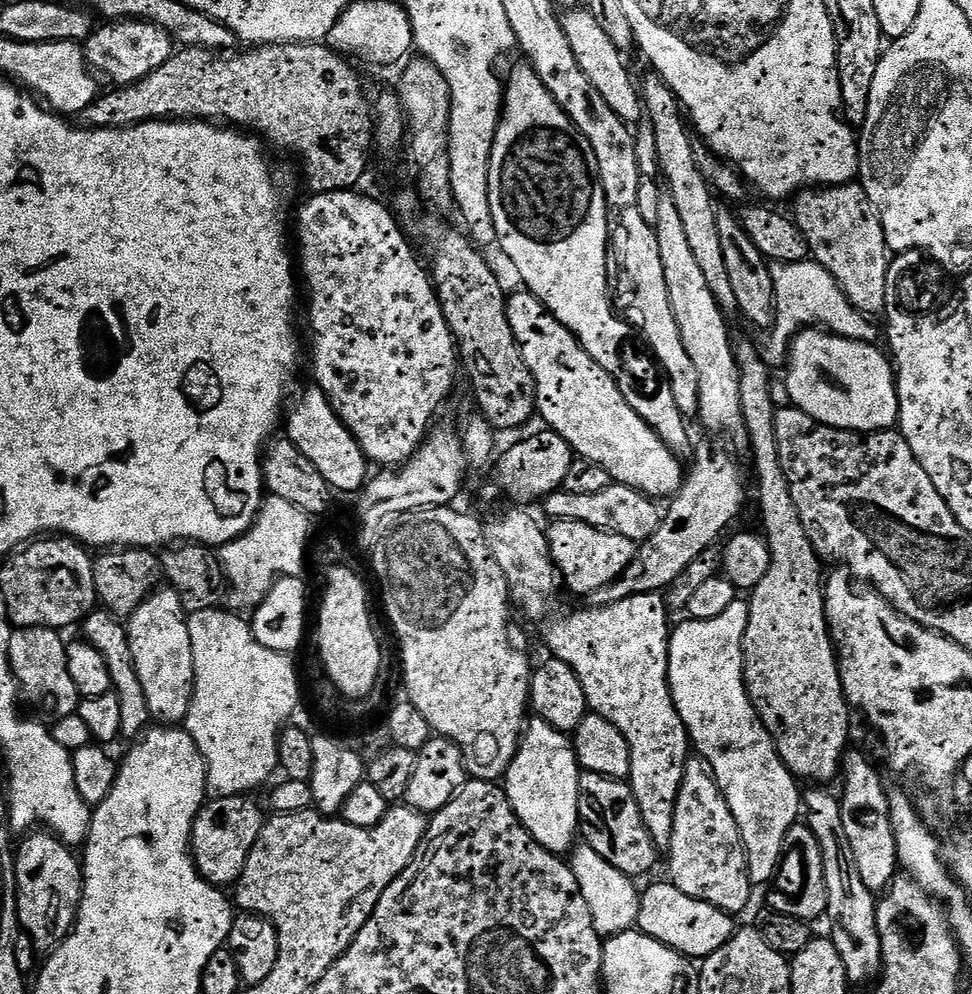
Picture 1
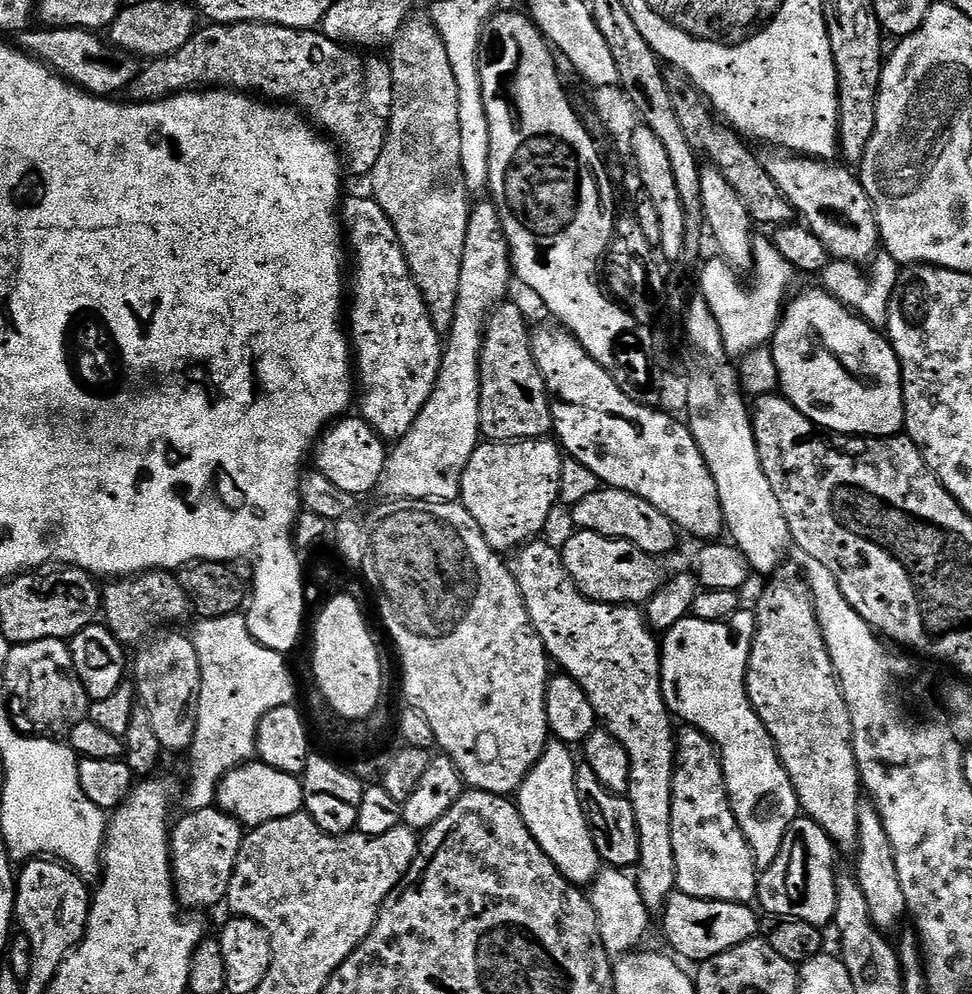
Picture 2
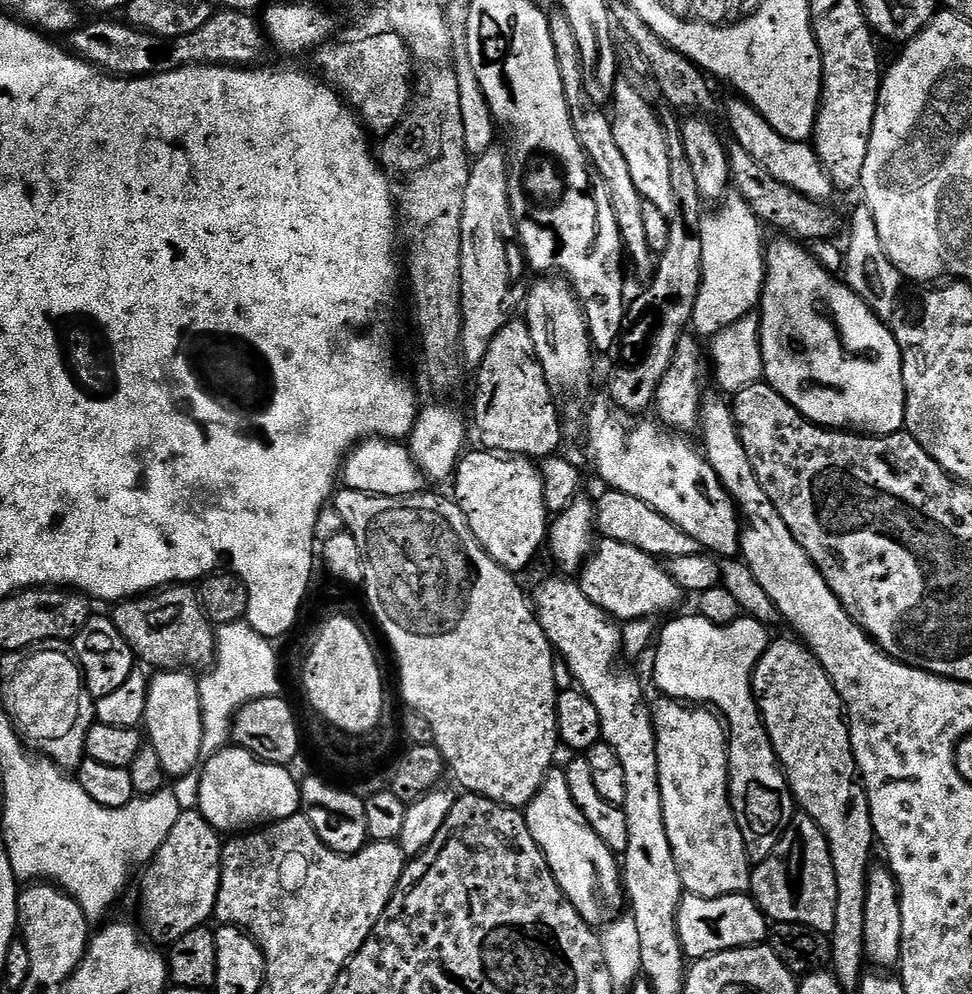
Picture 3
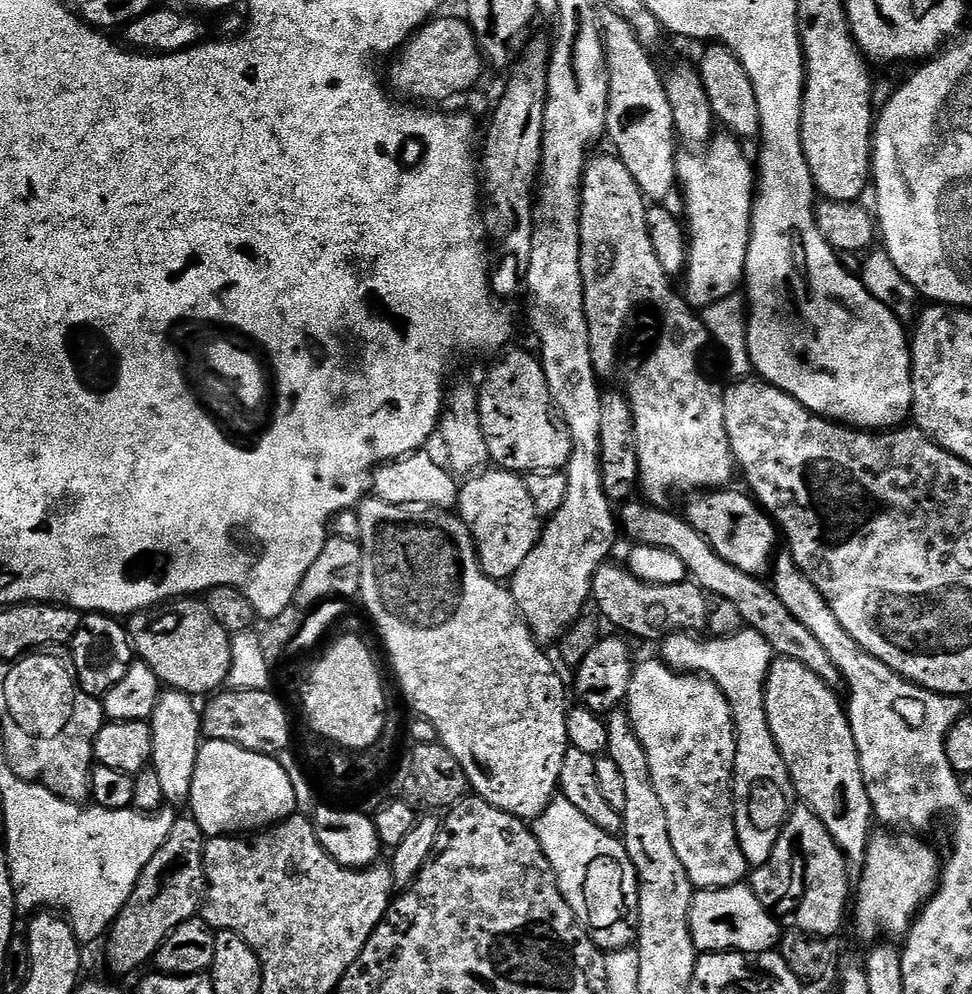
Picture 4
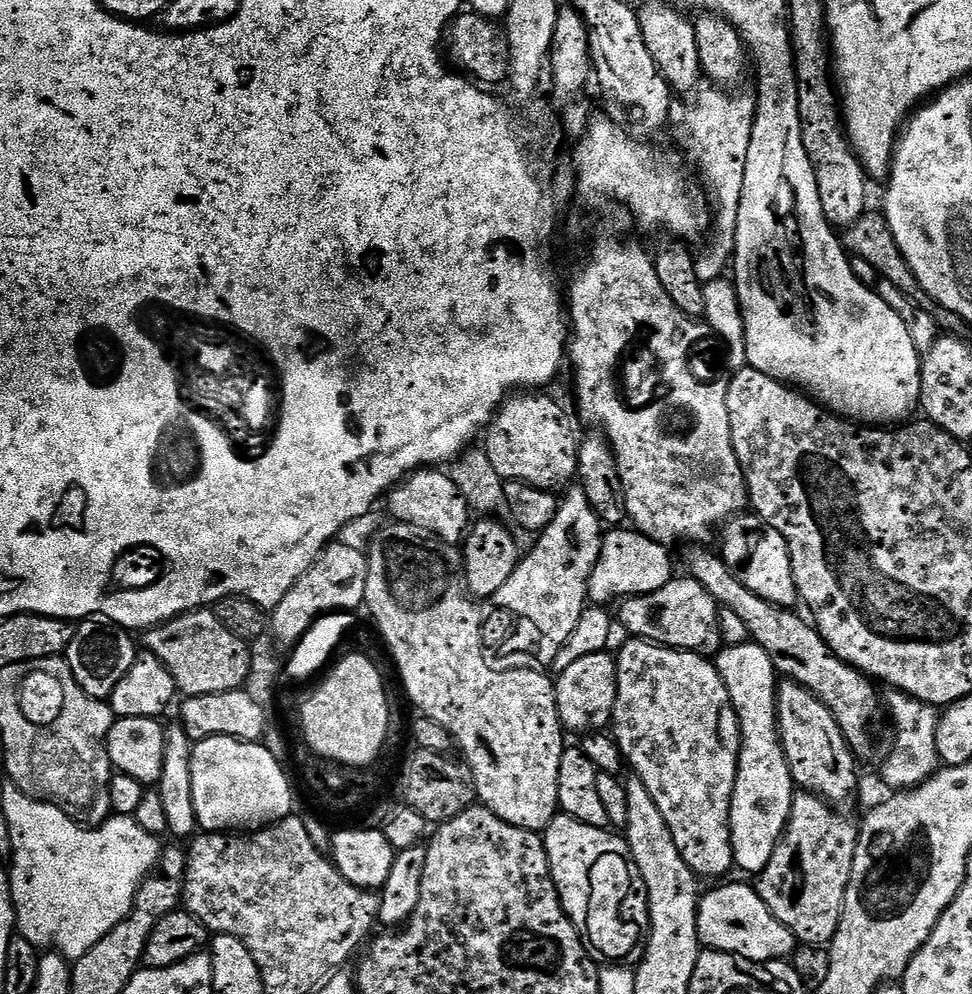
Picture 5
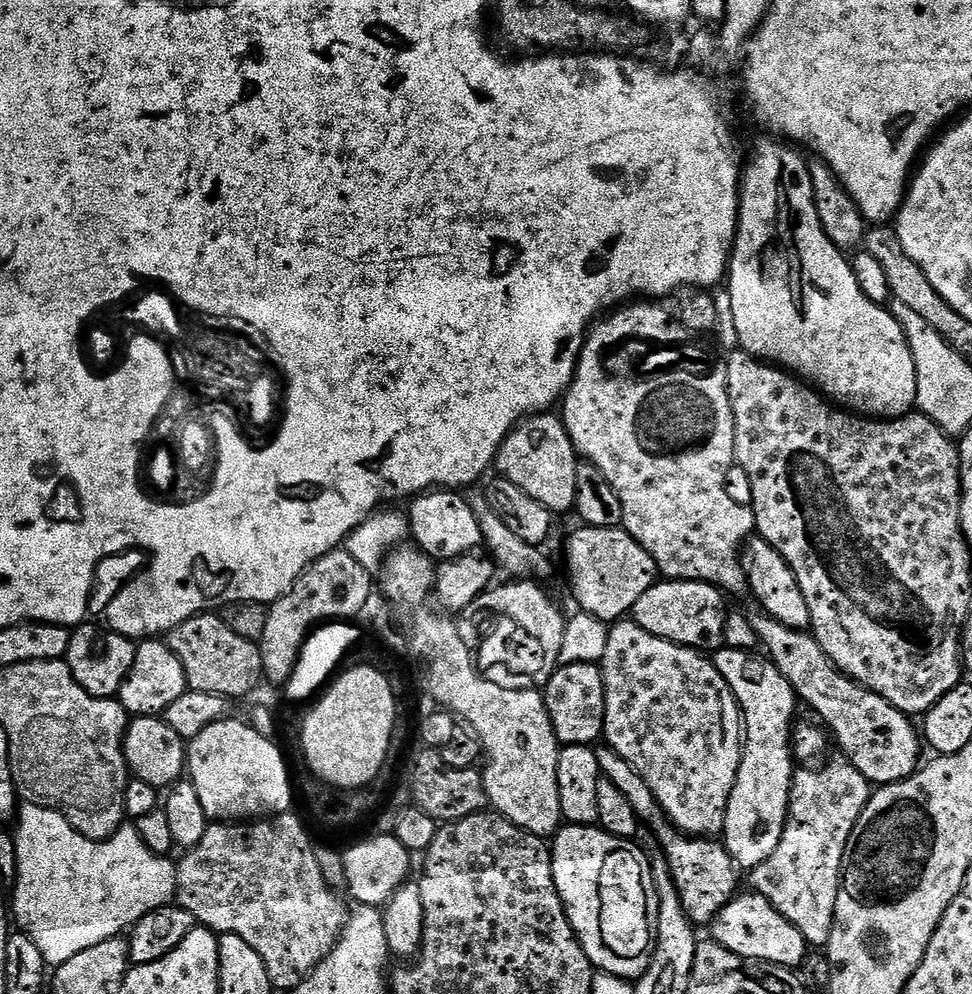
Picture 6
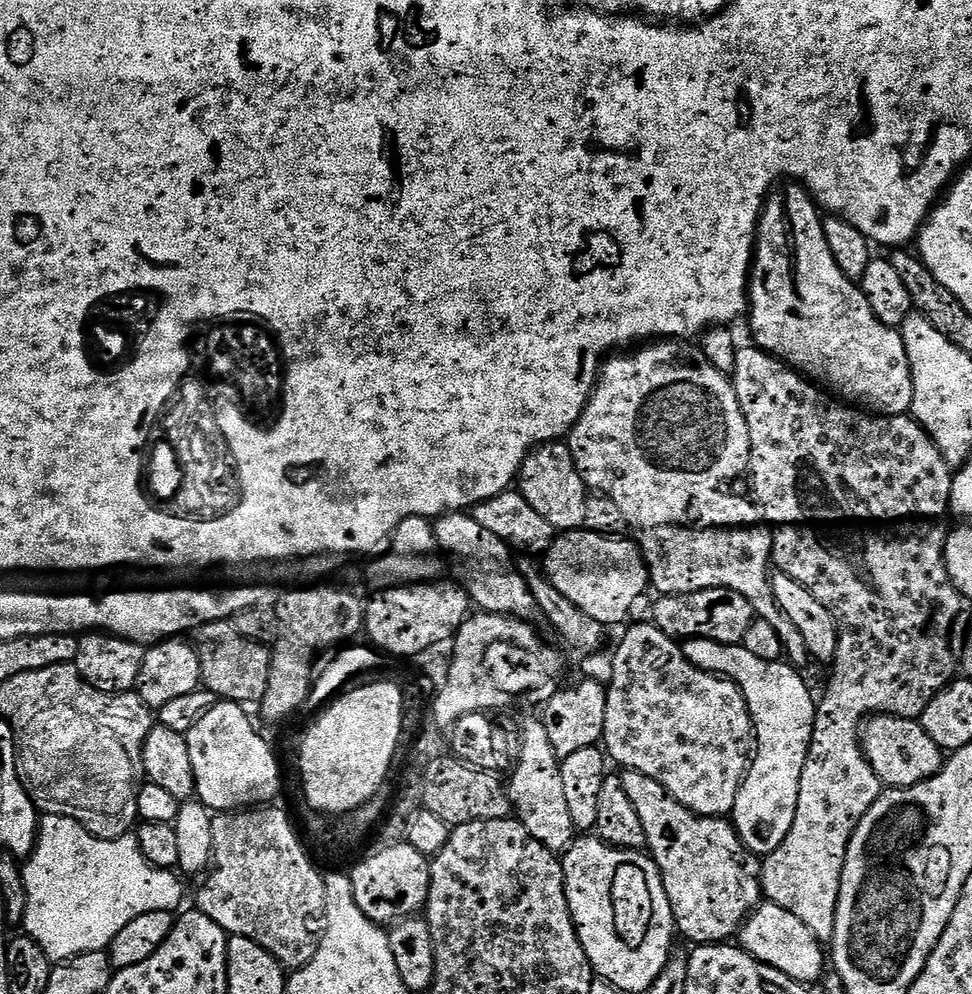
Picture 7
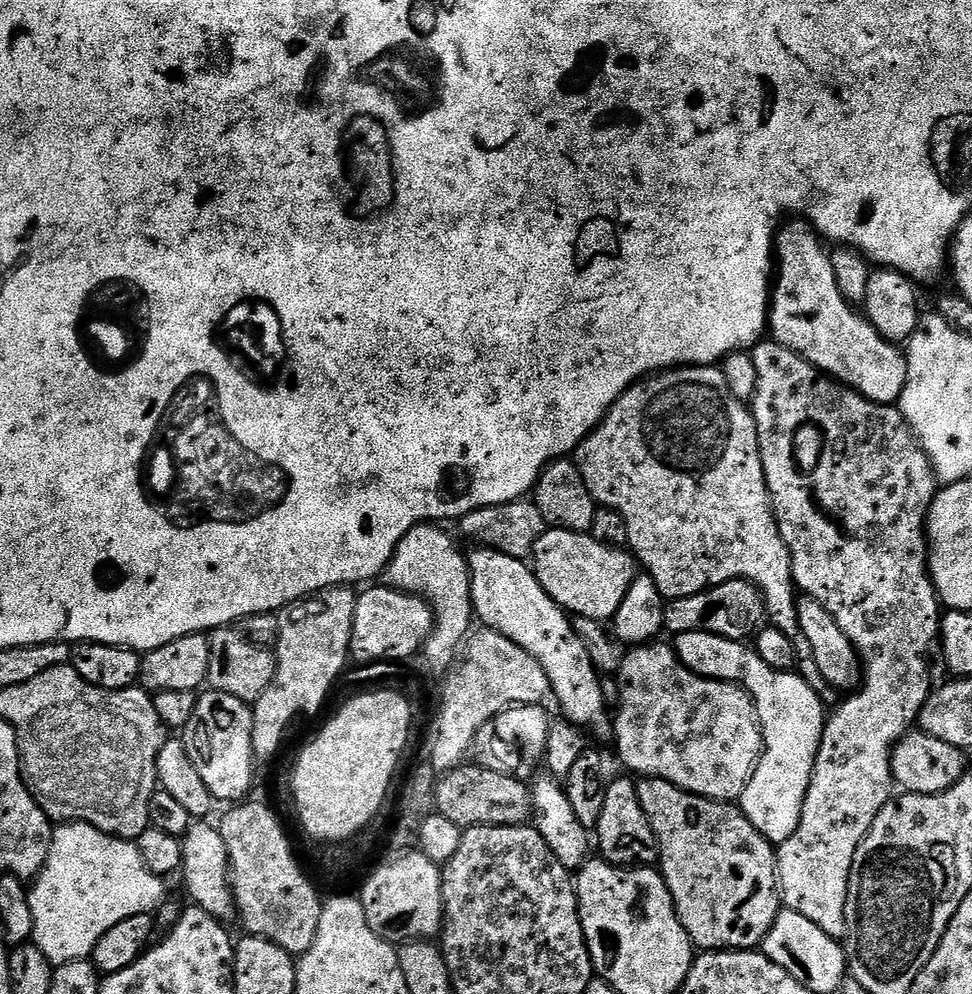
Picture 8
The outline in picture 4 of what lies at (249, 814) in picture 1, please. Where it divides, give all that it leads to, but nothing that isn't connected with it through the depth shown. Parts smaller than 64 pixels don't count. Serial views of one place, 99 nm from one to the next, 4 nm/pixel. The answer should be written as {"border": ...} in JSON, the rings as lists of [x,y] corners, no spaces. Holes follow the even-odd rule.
{"border":[[[178,818],[166,834],[166,842],[158,846],[154,858],[146,862],[146,870],[138,878],[126,906],[106,933],[108,964],[120,976],[128,976],[135,968],[151,961],[158,946],[182,922],[193,919],[201,911],[204,899],[204,831],[191,818]]]}

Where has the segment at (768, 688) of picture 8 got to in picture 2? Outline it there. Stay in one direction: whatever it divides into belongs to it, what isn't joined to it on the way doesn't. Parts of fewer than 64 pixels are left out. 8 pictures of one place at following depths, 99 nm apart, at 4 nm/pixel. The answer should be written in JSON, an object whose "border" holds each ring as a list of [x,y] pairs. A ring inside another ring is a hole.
{"border":[[[752,610],[735,612],[731,620],[723,624],[702,622],[695,618],[680,620],[662,636],[660,685],[668,711],[673,717],[677,721],[685,720],[685,725],[706,734],[716,745],[724,771],[728,801],[732,803],[736,821],[750,846],[757,869],[763,870],[770,866],[770,862],[774,862],[774,858],[778,858],[778,850],[782,850],[786,830],[798,819],[800,803],[776,752],[776,744],[748,697],[748,659],[755,637],[756,614]]]}

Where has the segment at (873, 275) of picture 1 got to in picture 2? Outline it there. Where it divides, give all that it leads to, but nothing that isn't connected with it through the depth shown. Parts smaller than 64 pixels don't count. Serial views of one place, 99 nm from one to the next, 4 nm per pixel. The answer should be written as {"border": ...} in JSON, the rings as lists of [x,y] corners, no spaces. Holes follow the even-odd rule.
{"border":[[[783,150],[765,152],[768,153],[759,157],[760,165],[770,174],[774,186],[792,203],[795,215],[821,240],[822,246],[826,246],[829,257],[859,265],[871,261],[878,251],[880,231],[872,199],[861,186],[859,175],[847,167],[839,168],[836,162],[813,160],[811,156],[797,156]]]}

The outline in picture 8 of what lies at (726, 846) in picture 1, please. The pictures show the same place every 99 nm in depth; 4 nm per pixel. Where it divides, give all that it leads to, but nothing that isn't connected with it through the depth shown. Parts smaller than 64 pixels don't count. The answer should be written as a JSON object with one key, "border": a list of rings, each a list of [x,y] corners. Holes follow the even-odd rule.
{"border":[[[649,642],[625,651],[620,671],[614,680],[620,687],[620,705],[614,708],[616,752],[629,773],[637,777],[657,776],[676,788],[711,800],[739,801],[756,768],[764,746],[756,707],[750,694],[739,683],[707,680],[689,670],[676,657],[671,643]]]}

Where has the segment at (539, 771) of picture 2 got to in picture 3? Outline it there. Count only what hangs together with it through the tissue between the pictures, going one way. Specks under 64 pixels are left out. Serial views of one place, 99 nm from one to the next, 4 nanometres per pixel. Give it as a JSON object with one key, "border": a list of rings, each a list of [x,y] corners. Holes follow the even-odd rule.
{"border":[[[553,770],[548,773],[540,793],[528,803],[526,815],[534,842],[538,842],[558,886],[574,910],[582,914],[587,924],[603,926],[611,923],[619,915],[618,908],[626,902],[622,868],[617,853],[610,851],[606,842],[594,834],[591,826],[584,821],[582,810],[574,806],[574,798],[570,798],[563,771]]]}

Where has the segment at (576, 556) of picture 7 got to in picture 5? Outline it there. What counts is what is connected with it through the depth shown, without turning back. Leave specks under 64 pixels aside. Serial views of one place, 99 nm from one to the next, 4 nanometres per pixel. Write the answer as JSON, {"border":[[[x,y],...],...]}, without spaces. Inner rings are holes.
{"border":[[[620,526],[603,533],[600,541],[600,557],[588,579],[588,598],[593,605],[608,606],[611,600],[619,601],[629,596],[650,594],[662,590],[674,578],[672,556],[667,547],[641,532]]]}

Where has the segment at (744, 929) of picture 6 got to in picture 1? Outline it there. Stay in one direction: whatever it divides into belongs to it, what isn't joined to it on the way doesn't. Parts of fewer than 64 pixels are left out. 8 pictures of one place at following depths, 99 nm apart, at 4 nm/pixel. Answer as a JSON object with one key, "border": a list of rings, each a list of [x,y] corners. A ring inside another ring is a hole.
{"border":[[[671,882],[652,884],[648,889],[645,887],[640,898],[639,931],[658,942],[668,944],[675,952],[681,952],[689,958],[703,958],[714,954],[714,950],[726,946],[726,942],[734,931],[732,920],[733,917],[729,913],[723,912],[718,906],[710,906],[710,902],[702,902],[698,898],[690,898],[686,894],[682,894],[682,890],[675,888]]]}

